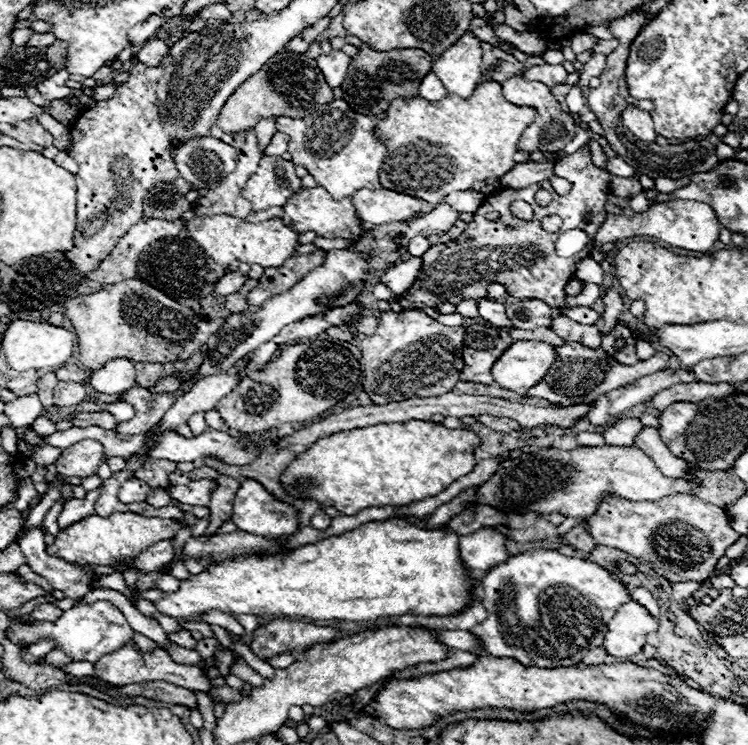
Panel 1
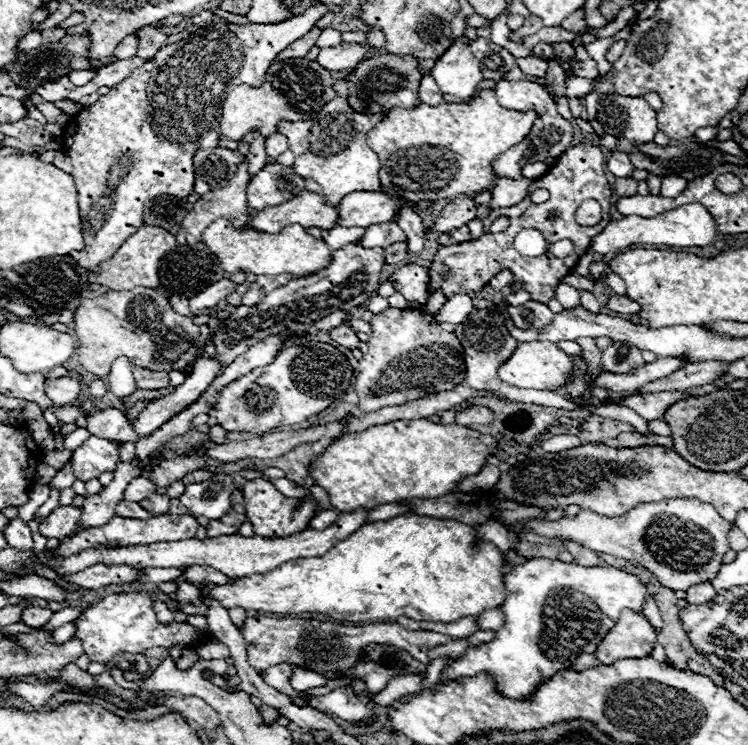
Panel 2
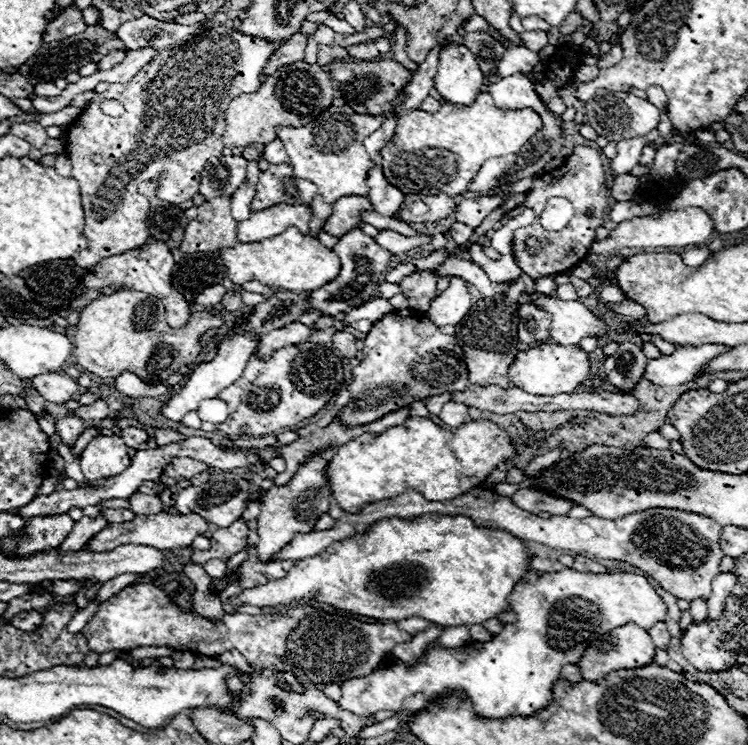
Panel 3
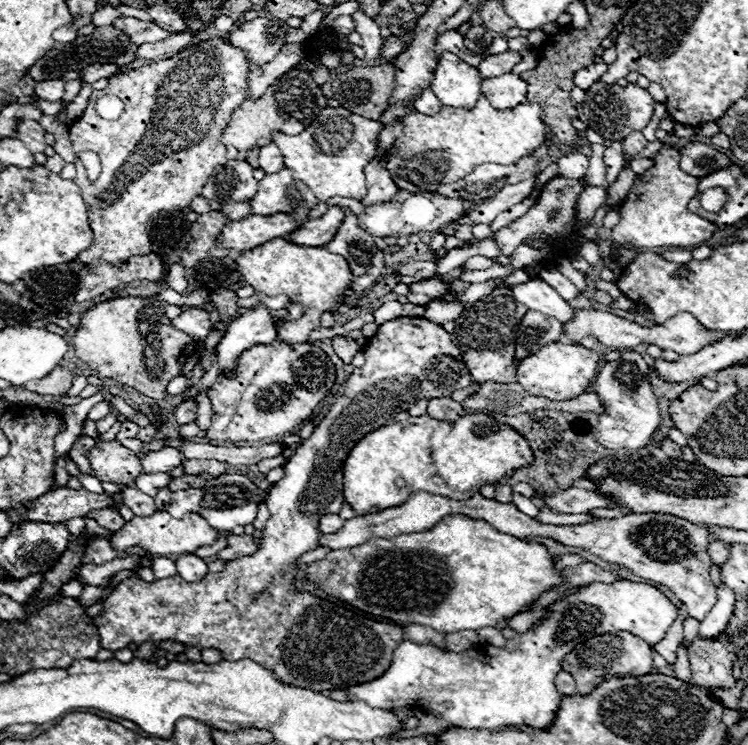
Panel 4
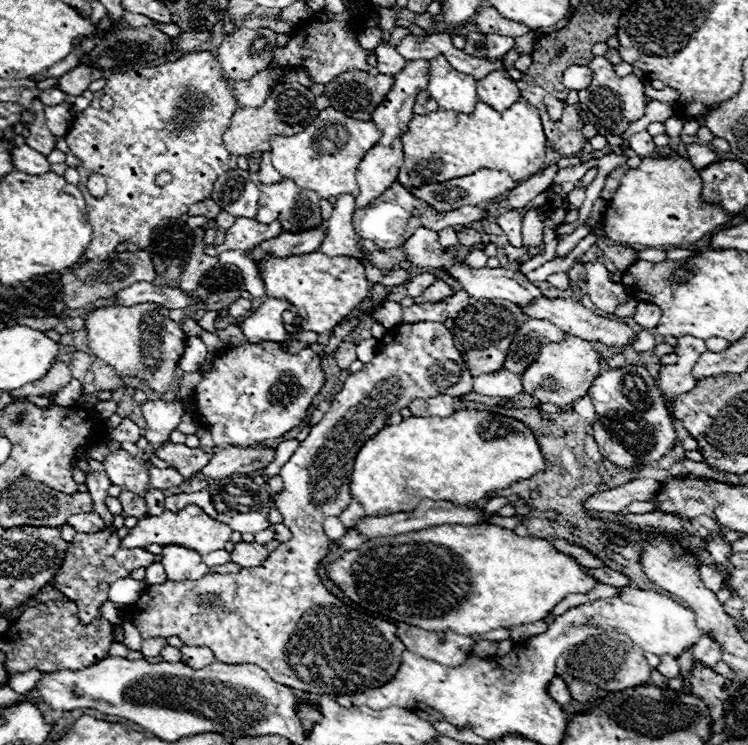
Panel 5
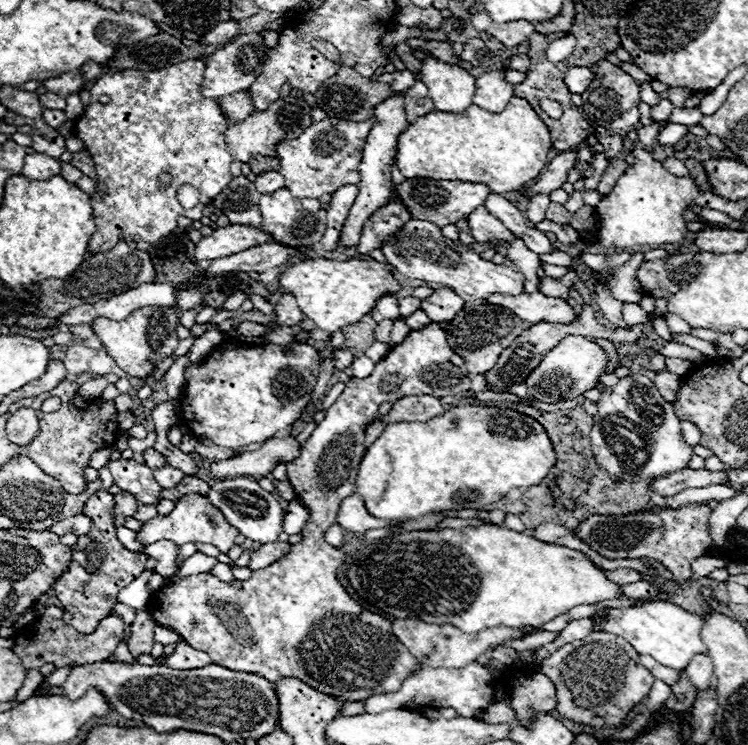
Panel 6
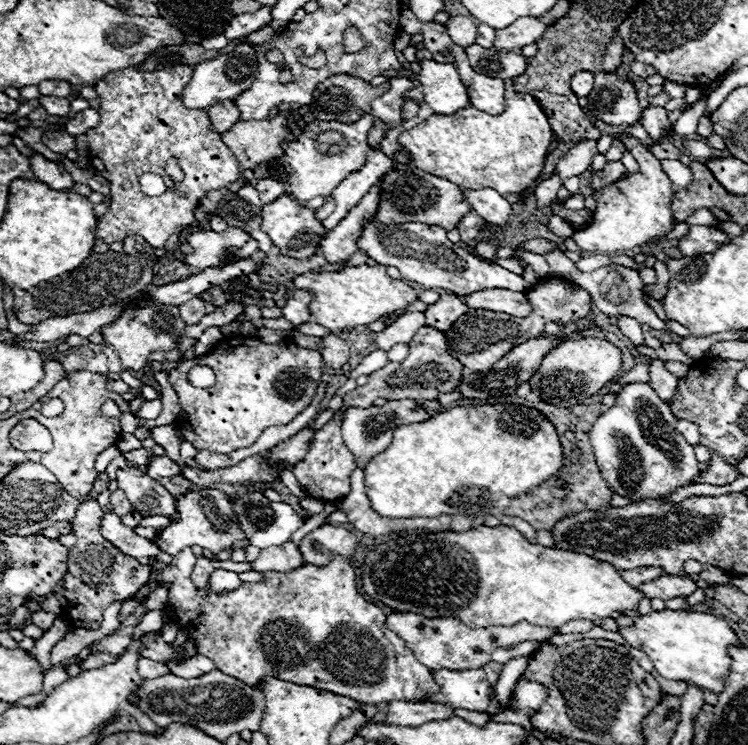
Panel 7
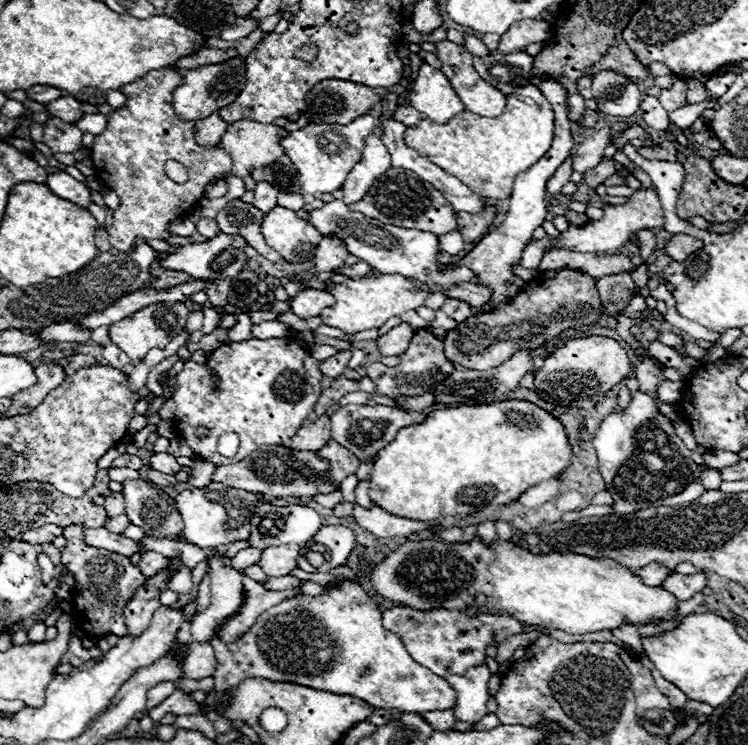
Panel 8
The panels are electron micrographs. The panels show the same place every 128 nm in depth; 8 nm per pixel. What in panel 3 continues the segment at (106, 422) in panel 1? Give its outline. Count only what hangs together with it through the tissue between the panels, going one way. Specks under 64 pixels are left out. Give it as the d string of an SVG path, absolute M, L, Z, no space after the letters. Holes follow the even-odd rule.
M128 426L128 428L122 428L122 430L120 430L120 438L122 438L128 446L132 446L132 448L138 450L138 446L148 440L148 434L146 434L142 428Z

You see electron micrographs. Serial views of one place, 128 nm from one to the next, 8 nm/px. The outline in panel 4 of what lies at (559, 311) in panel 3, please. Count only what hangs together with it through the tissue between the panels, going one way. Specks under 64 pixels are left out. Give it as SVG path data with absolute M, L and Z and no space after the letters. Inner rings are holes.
M530 280L524 284L516 284L512 290L512 297L523 303L528 309L540 311L556 318L562 324L574 318L576 308L572 308L560 294L540 280Z

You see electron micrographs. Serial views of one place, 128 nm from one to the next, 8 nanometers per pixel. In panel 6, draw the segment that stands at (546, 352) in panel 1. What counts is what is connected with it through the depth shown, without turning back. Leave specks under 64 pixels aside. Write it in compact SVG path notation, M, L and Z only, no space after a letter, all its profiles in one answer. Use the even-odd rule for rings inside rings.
M568 336L558 346L554 346L530 372L530 376L526 378L526 386L536 400L556 404L560 400L572 400L586 390L592 390L602 372L606 372L604 350L584 336Z

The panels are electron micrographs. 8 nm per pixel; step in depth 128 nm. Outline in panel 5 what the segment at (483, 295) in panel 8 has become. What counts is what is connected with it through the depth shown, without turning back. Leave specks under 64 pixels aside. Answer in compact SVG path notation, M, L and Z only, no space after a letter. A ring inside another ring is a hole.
M536 298L536 302L532 302L532 306L526 306L522 310L524 310L526 316L532 316L532 318L548 318L552 324L560 326L560 330L564 330L566 336L576 336L576 338L582 338L586 342L602 342L602 344L612 346L612 348L624 348L630 342L634 342L634 338L636 338L636 332L628 324L598 316L598 314L590 312L588 308L584 308L580 302L574 302L574 300Z

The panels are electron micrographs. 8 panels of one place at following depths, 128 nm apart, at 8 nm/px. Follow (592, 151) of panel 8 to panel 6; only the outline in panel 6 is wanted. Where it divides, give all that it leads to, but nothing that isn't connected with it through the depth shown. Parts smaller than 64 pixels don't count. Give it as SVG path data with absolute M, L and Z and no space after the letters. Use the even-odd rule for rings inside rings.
M564 152L564 154L558 154L556 158L552 158L546 168L542 170L540 174L540 180L526 190L526 198L532 200L534 196L538 194L548 194L556 188L560 188L564 182L566 182L566 174L570 168L574 168L574 160L576 160L576 152Z

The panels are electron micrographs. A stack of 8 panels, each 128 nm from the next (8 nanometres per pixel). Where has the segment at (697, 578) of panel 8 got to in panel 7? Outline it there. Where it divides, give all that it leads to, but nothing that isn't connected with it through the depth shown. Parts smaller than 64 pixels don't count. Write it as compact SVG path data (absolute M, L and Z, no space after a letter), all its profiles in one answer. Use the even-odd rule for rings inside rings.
M704 564L704 566L702 566L700 578L706 580L706 582L716 582L716 584L726 584L726 582L730 582L730 576L728 576L724 570L720 570L720 568L716 568L716 566L710 566L710 564ZM668 574L652 580L652 582L644 582L644 586L638 586L638 590L646 596L646 598L674 598L674 596L688 596L696 590L696 584L690 580L690 576L684 578L672 578Z

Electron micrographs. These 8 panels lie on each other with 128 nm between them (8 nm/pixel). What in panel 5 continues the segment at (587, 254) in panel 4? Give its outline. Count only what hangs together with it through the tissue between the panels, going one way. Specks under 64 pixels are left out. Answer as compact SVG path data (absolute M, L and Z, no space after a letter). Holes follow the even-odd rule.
M600 260L584 264L586 270L586 282L588 282L588 296L596 304L596 308L614 314L618 304L624 304L628 300L628 294L622 284L610 282L608 270Z

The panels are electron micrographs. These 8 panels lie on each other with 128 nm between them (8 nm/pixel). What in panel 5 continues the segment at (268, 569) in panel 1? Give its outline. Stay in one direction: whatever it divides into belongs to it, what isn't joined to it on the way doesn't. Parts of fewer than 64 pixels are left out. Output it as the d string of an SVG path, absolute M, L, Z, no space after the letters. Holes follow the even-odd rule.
M444 524L418 530L416 534L402 534L400 538L376 538L376 542L364 542L360 548L342 554L338 560L326 564L324 570L328 580L332 580L352 602L362 604L366 610L424 630L450 630L466 636L540 620L564 596L588 592L598 584L594 578L588 578L576 560L558 552L550 542L532 536L522 538L512 530L492 524Z

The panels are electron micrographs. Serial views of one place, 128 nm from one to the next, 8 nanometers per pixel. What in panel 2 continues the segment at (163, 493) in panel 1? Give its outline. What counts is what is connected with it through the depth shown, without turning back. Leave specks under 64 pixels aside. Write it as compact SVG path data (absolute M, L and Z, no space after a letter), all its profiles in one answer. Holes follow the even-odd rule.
M152 494L150 498L146 498L144 502L140 502L140 506L148 512L152 512L154 516L158 514L166 514L168 506L170 506L170 498L166 494Z

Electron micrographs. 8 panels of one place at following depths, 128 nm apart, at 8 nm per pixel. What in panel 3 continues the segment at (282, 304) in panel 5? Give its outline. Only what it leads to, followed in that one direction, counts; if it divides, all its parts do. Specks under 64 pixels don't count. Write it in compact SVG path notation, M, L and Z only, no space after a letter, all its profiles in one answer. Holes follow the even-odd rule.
M244 334L244 336L236 336L236 338L224 338L218 346L218 354L212 362L200 362L196 364L196 368L192 370L190 378L184 382L184 386L172 394L172 398L164 404L164 408L160 410L162 416L166 416L168 420L174 420L174 422L180 422L182 416L190 410L198 410L200 402L206 400L206 398L216 398L216 394L224 388L228 388L234 380L238 380L246 368L246 362L248 358L252 356L252 352L256 350L258 346L258 338L250 336L250 334Z

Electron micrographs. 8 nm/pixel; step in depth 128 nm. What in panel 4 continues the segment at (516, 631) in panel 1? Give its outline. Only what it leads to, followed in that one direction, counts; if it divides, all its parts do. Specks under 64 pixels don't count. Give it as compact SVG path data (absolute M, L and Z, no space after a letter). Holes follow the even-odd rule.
M616 580L610 586L592 582L582 586L578 592L566 596L564 600L554 602L548 608L544 620L540 620L534 628L524 634L516 634L512 628L504 628L502 634L506 638L506 646L496 648L490 644L482 644L464 652L448 652L440 650L432 644L414 644L404 640L392 654L390 668L376 680L364 682L360 686L348 686L346 696L348 700L364 700L372 708L392 710L404 706L420 706L438 712L448 724L462 726L462 728L498 728L498 726L532 726L532 728L548 728L556 716L560 706L560 692L556 690L554 678L562 670L562 660L570 654L578 644L586 640L606 634L626 630L640 638L644 638L650 646L662 640L666 630L676 620L678 610L672 602L654 586L646 582L630 582L630 580Z

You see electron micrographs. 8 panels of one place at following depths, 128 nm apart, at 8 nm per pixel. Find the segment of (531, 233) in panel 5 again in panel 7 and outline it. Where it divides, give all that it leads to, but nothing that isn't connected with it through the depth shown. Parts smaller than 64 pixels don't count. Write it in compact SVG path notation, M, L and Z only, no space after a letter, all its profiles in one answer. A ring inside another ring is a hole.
M550 176L548 180L542 180L538 186L536 186L536 192L534 192L534 198L536 198L536 206L542 210L544 206L550 206L556 198L556 192L558 188L562 186L562 180L556 178L556 176Z

